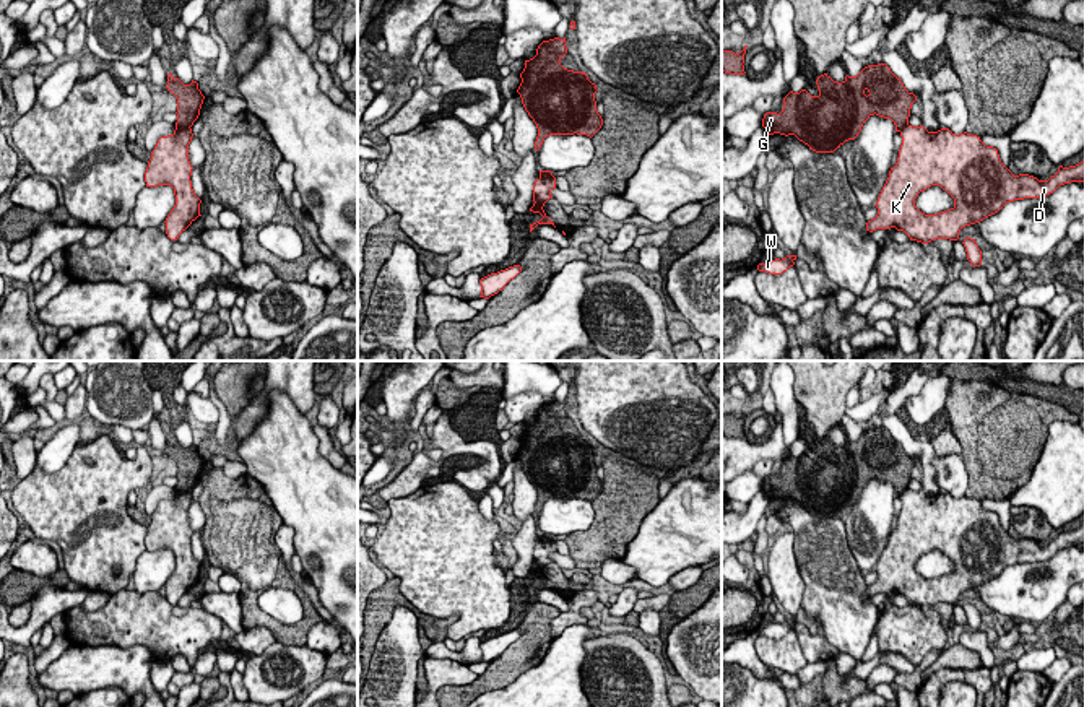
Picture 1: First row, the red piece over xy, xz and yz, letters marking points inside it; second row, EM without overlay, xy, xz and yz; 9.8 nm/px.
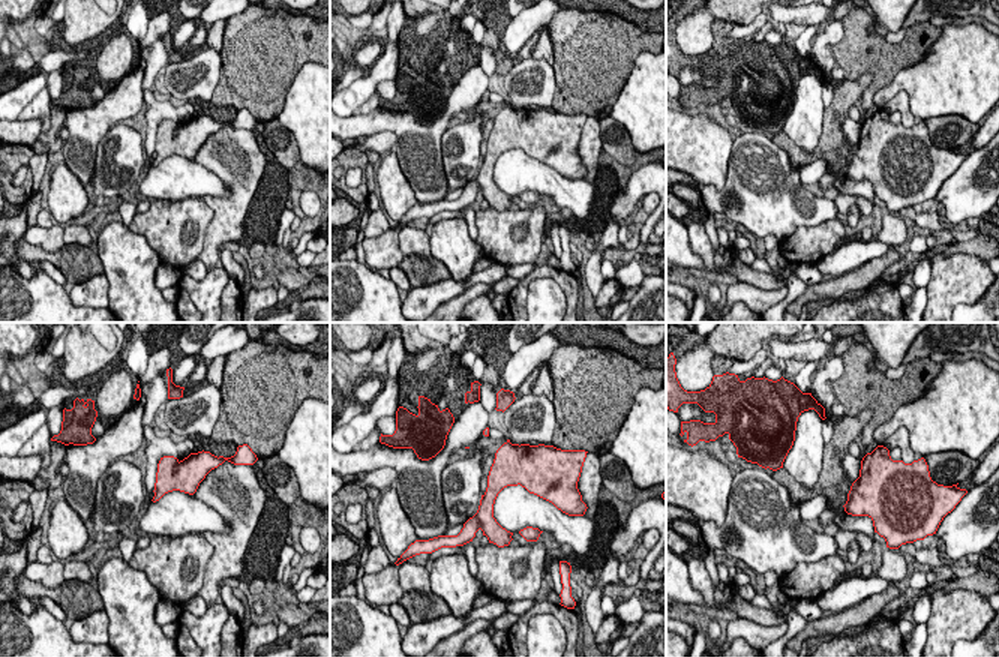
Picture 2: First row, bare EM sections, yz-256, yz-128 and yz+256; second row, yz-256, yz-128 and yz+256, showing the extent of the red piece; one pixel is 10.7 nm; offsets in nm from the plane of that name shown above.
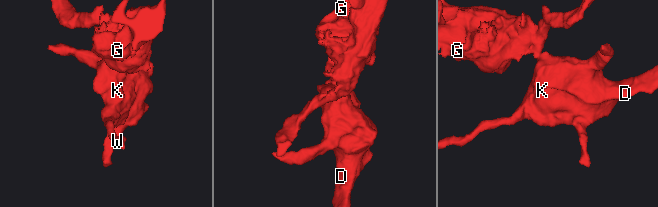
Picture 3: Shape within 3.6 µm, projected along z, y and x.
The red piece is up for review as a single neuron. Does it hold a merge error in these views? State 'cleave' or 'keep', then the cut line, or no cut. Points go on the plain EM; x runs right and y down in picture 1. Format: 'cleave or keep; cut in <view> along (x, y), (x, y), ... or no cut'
cleave; cut in xy along (176, 491), (189, 493)

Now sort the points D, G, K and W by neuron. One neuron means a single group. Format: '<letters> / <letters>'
D K W / G

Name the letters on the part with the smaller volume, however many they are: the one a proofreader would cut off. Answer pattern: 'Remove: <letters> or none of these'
Remove: G

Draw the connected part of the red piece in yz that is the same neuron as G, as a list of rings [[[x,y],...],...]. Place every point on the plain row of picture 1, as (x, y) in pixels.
[[[886,427],[868,429],[856,440],[847,439],[842,447],[824,437],[817,440],[816,449],[819,453],[817,460],[811,460],[806,453],[800,457],[790,455],[783,462],[780,478],[764,478],[762,491],[765,496],[769,499],[795,499],[816,517],[834,517],[845,505],[855,504],[863,488],[874,478],[891,483],[895,496],[900,496],[908,488],[912,468],[917,465],[917,460],[905,453],[900,442]]]

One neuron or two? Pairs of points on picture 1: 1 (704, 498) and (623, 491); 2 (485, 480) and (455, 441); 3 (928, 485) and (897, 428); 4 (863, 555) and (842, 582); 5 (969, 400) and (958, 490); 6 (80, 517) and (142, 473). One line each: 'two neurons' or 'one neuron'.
1: two neurons
2: one neuron
3: one neuron
4: two neurons
5: two neurons
6: one neuron

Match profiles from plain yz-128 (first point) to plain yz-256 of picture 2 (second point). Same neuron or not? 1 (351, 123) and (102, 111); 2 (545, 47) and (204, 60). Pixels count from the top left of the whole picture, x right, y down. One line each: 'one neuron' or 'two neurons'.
1: one neuron
2: two neurons

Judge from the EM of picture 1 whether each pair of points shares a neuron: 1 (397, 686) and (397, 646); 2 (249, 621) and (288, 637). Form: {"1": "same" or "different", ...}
{"1": "same", "2": "same"}

